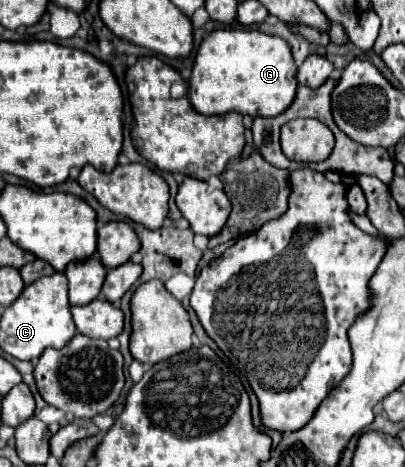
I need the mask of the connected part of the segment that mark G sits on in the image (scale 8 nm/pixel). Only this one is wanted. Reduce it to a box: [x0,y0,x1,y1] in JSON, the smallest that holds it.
[188,29,296,117]

